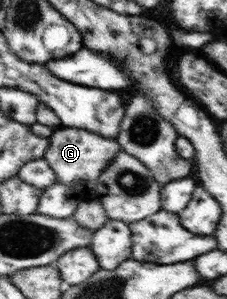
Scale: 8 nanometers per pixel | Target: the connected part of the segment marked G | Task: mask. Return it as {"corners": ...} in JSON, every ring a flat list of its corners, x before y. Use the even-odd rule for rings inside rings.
{"corners":[[63,127,63,130,53,132,53,136,49,140,51,142,45,152,45,160,55,170,57,182,65,185,73,185,75,180,93,182,95,178,99,178,101,172,105,170,105,166,108,166,117,152,123,151,117,140,103,138,97,133,93,134,93,132,85,132,85,130,77,130,77,128]]}

